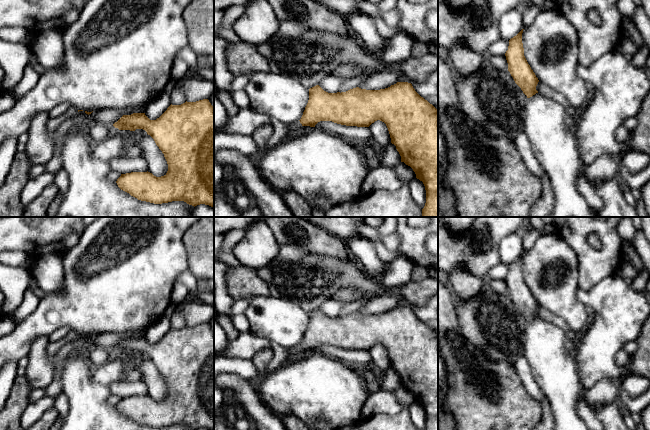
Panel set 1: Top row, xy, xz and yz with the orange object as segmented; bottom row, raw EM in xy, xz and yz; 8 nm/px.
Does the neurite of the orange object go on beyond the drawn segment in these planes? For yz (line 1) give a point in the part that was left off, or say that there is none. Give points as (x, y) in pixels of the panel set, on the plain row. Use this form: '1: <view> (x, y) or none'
1: none

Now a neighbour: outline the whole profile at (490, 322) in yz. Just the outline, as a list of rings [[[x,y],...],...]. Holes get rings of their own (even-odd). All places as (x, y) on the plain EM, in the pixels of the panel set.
[[[487,288],[469,301],[455,299],[454,305],[461,334],[487,359],[495,362],[506,361],[514,365],[517,359],[523,355],[527,320],[515,307],[508,294],[501,295]]]

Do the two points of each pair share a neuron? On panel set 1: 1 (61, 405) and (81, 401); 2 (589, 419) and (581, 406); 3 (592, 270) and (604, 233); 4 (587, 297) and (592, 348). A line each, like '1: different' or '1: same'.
1: different
2: same
3: same
4: same

